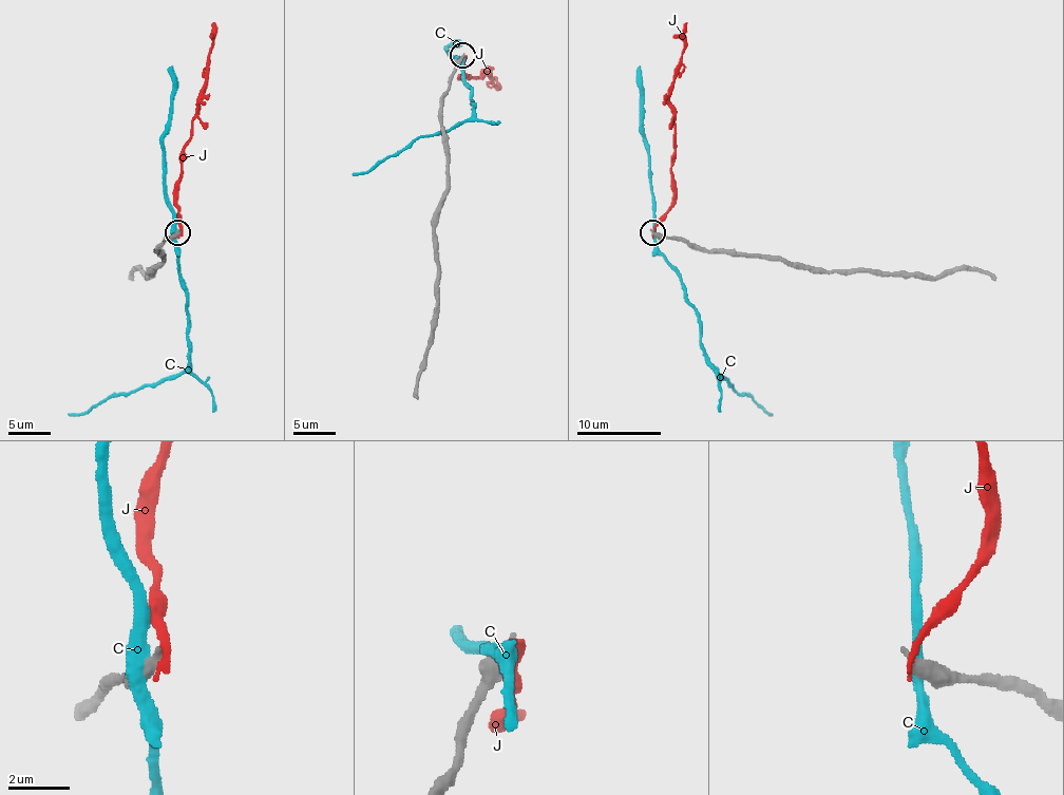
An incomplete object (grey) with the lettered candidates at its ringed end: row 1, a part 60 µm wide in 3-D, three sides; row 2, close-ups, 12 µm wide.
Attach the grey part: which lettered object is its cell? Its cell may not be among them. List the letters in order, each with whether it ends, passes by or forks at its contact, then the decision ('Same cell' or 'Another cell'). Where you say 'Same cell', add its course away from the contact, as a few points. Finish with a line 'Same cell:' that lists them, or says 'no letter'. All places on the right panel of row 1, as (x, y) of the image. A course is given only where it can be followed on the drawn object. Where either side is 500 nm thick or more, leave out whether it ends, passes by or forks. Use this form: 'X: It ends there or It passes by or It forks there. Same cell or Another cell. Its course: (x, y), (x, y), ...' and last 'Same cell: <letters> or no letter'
C: Another cell
J: It ends there. Another cell
Same cell: no letter

